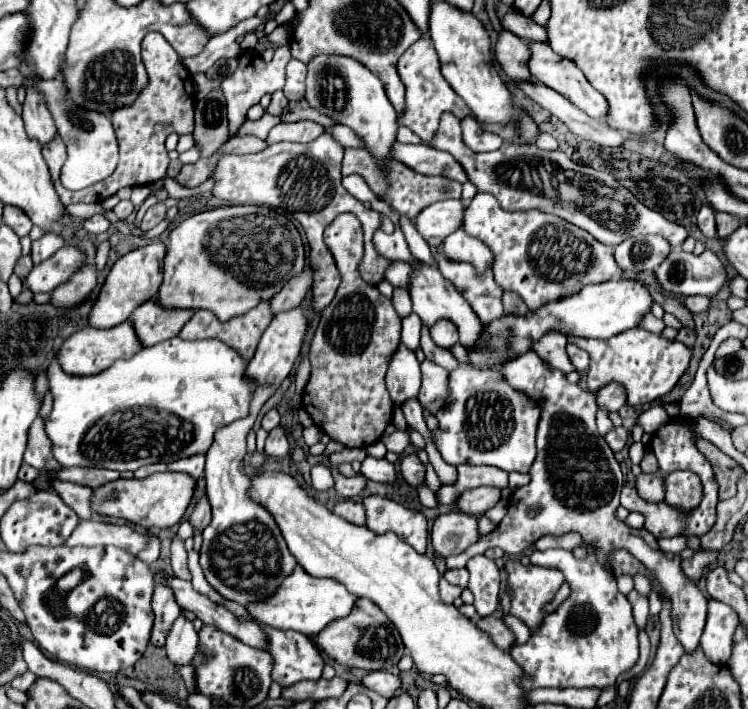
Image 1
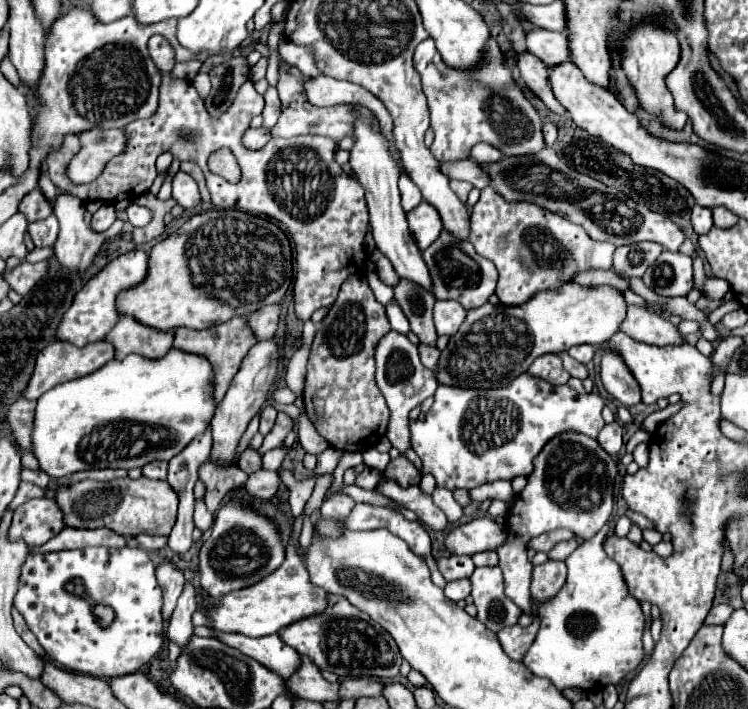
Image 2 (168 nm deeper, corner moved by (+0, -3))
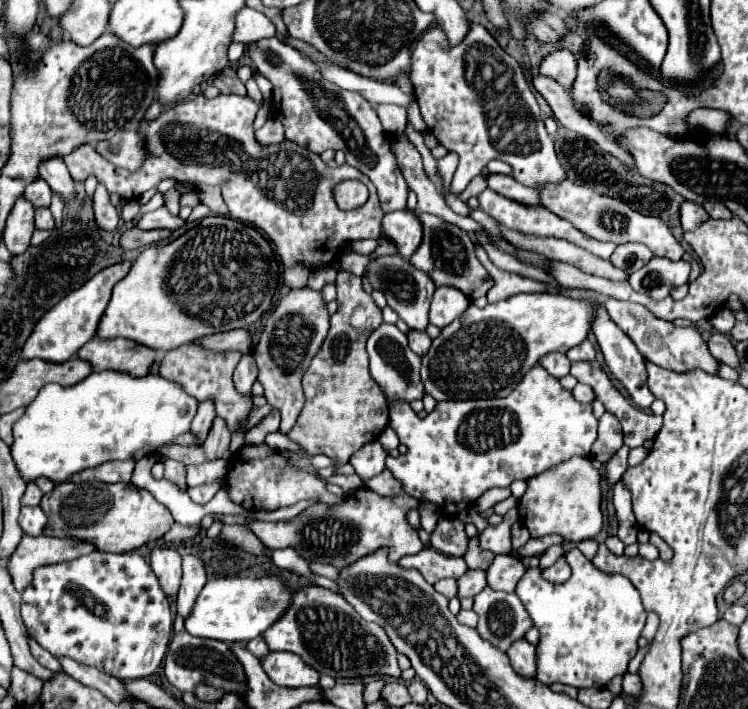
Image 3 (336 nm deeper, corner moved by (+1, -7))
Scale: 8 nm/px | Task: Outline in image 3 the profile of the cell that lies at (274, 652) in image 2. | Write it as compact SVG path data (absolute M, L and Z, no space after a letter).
M270 651L268 657L262 659L262 667L268 673L268 677L280 687L318 685L320 679L320 673L316 673L316 669L306 665L294 653Z

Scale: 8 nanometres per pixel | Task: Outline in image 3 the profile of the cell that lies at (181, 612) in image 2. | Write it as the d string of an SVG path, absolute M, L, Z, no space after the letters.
M184 555L182 557L182 583L180 583L180 591L176 595L178 615L188 617L188 613L204 585L206 585L206 567L204 567L202 559L196 555Z

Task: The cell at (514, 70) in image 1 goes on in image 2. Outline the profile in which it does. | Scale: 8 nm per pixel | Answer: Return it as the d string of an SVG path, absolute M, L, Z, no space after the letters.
M523 51L517 55L517 69L521 73L521 81L525 83L527 89L531 89L553 113L563 115L565 109L563 105L559 105L559 101L555 99L549 83L547 83L547 75L549 75L549 67L535 57L529 51Z

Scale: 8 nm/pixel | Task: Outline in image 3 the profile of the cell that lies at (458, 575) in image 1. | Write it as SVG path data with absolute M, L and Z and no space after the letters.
M424 547L420 553L414 553L414 555L406 555L398 561L400 567L404 569L416 569L422 573L422 577L434 585L436 581L444 579L444 577L454 577L454 579L460 579L468 567L466 567L466 561L464 559L456 559L456 557L446 557L438 551L434 551L432 547Z

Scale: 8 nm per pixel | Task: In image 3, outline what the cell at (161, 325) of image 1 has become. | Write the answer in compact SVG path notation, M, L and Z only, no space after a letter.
M92 339L84 349L80 349L78 357L92 365L92 371L124 371L132 373L132 377L144 377L150 371L150 365L156 357L154 349L144 345L136 345L128 339Z

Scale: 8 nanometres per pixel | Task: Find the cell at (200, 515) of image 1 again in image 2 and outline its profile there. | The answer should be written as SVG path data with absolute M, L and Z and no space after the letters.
M207 461L201 469L199 469L201 481L205 483L205 505L209 513L215 513L219 509L219 505L223 503L225 495L243 485L247 481L247 473L243 473L239 467L227 467L221 469L217 465L213 465L211 461Z

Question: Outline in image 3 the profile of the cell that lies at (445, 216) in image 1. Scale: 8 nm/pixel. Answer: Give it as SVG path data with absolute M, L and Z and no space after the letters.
M394 211L384 215L382 219L384 237L392 237L396 245L400 245L400 255L410 259L410 255L418 249L422 241L422 225L418 217L410 211Z

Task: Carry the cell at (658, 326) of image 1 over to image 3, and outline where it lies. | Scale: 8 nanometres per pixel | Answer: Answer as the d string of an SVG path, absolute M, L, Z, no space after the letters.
M606 299L606 311L608 311L610 319L636 343L640 353L650 363L670 369L670 371L686 373L692 369L700 369L704 373L718 375L718 361L708 351L708 343L704 341L700 331L696 331L696 327L692 327L692 325L690 327L676 327L674 323L668 323L668 321L652 315L646 307L642 307L638 303L630 303L630 301Z

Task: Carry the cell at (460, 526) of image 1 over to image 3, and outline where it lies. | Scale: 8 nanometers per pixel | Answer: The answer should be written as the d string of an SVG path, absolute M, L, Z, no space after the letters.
M512 509L504 515L504 521L500 525L488 525L480 533L480 547L488 549L496 555L508 555L512 551L510 543L510 529L518 521L518 511Z

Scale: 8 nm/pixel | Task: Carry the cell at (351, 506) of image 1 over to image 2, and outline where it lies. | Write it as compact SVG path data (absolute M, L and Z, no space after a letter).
M333 493L333 495L325 497L325 501L321 505L321 515L325 519L339 519L339 521L343 521L345 517L349 517L353 505L355 505L355 501L349 495Z

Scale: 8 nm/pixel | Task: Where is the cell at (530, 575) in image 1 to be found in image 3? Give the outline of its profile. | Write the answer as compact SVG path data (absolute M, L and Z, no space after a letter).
M560 557L552 567L548 567L548 569L544 569L542 571L542 575L548 579L548 581L552 581L552 583L564 583L568 577L570 577L570 565L566 563L566 559L564 557Z

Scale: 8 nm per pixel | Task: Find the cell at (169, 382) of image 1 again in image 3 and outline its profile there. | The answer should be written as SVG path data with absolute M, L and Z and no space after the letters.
M100 371L90 373L84 381L62 387L62 385L46 385L40 389L38 397L26 407L24 415L12 427L14 443L10 447L12 459L20 477L26 483L36 481L38 477L48 477L54 483L68 481L74 473L82 469L102 465L114 459L132 459L136 451L140 451L146 443L160 447L178 435L190 431L190 423L196 415L198 401L190 397L180 385L160 377L160 375L146 375L146 377L130 377L128 373L118 371Z

